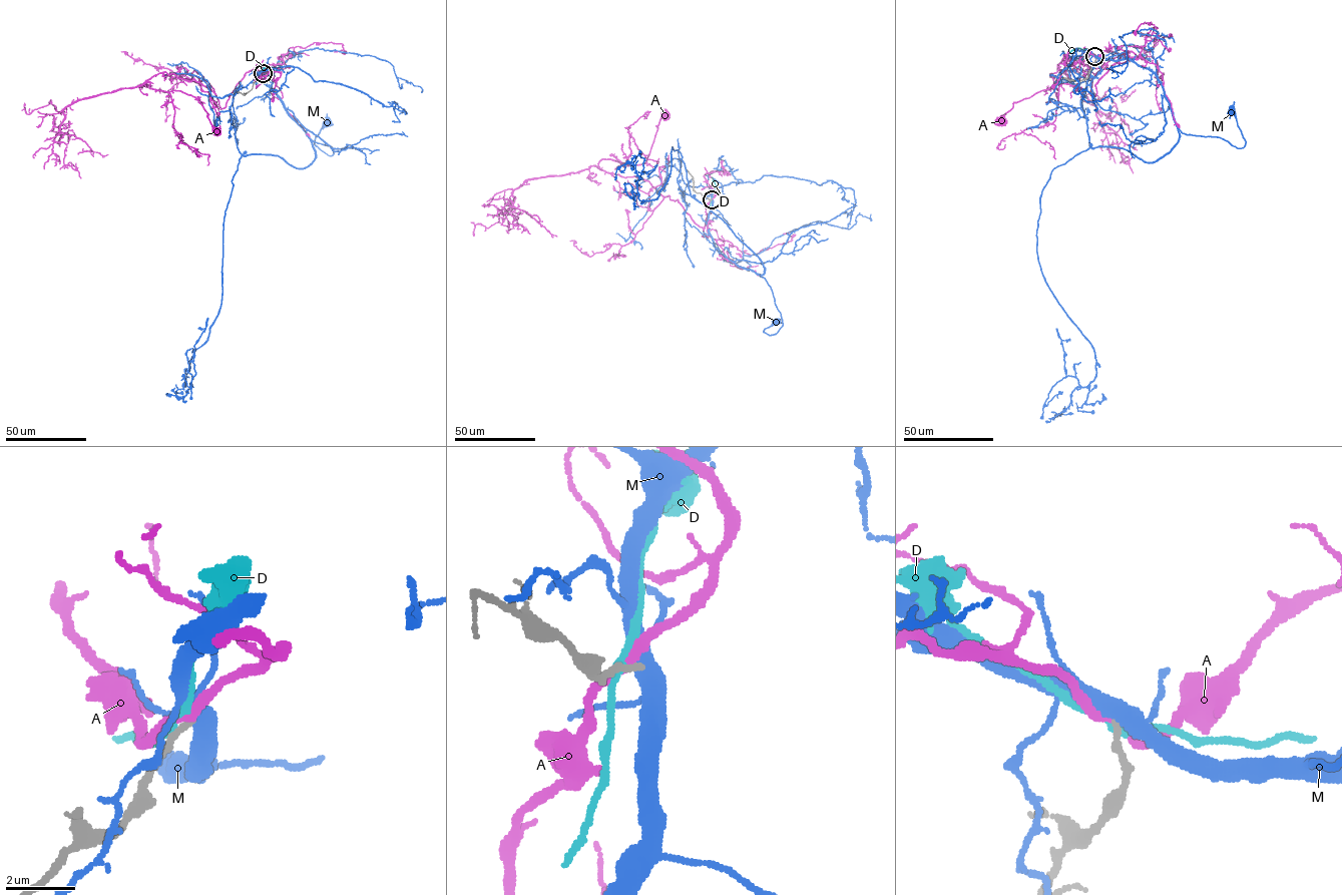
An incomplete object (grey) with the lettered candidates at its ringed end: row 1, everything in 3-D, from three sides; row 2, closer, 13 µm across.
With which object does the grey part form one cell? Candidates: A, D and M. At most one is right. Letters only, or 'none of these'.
none of these

